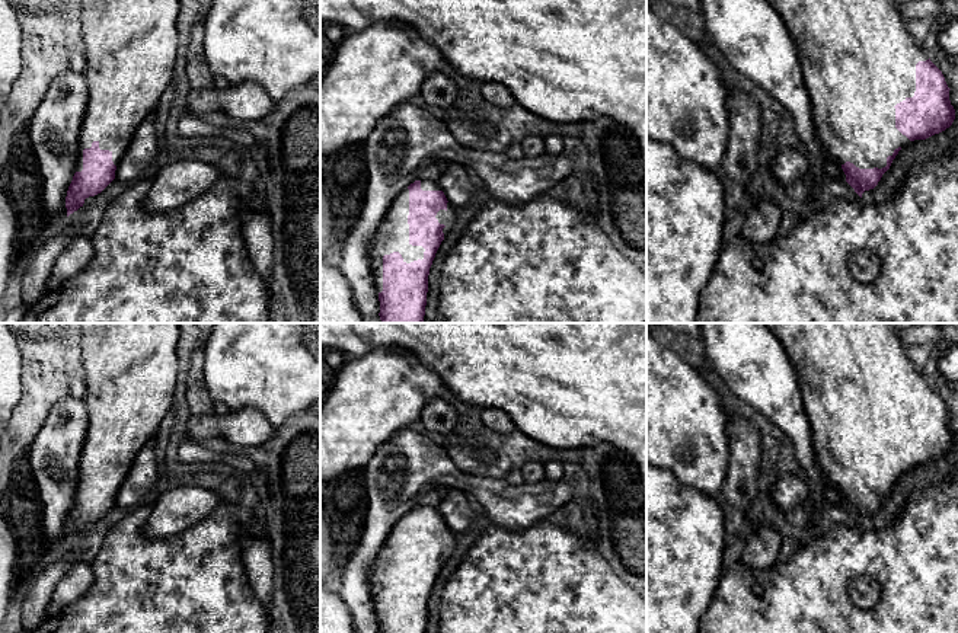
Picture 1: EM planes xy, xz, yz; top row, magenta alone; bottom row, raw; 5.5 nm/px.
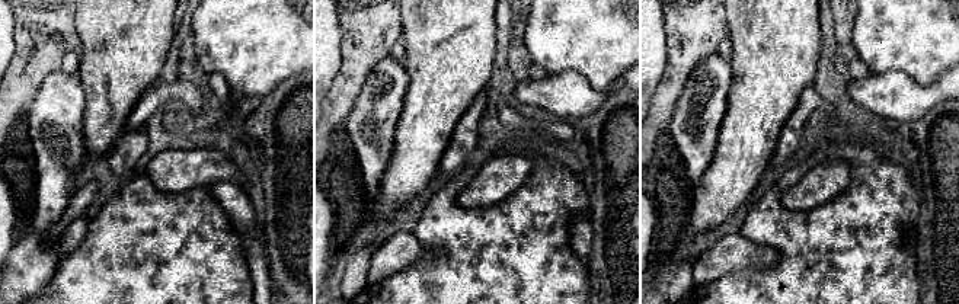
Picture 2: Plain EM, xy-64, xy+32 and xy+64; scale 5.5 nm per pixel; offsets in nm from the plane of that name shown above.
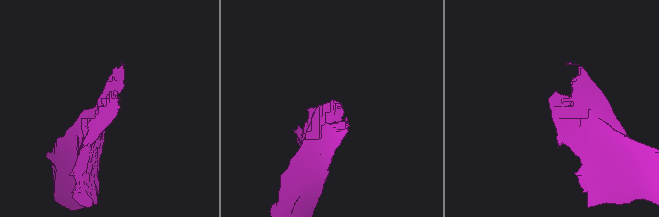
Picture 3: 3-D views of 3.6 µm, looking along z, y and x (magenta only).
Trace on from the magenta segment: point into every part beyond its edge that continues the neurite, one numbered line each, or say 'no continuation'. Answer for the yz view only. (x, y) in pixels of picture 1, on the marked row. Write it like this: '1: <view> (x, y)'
1: yz (858, 58)

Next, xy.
1: xy (130, 47)

